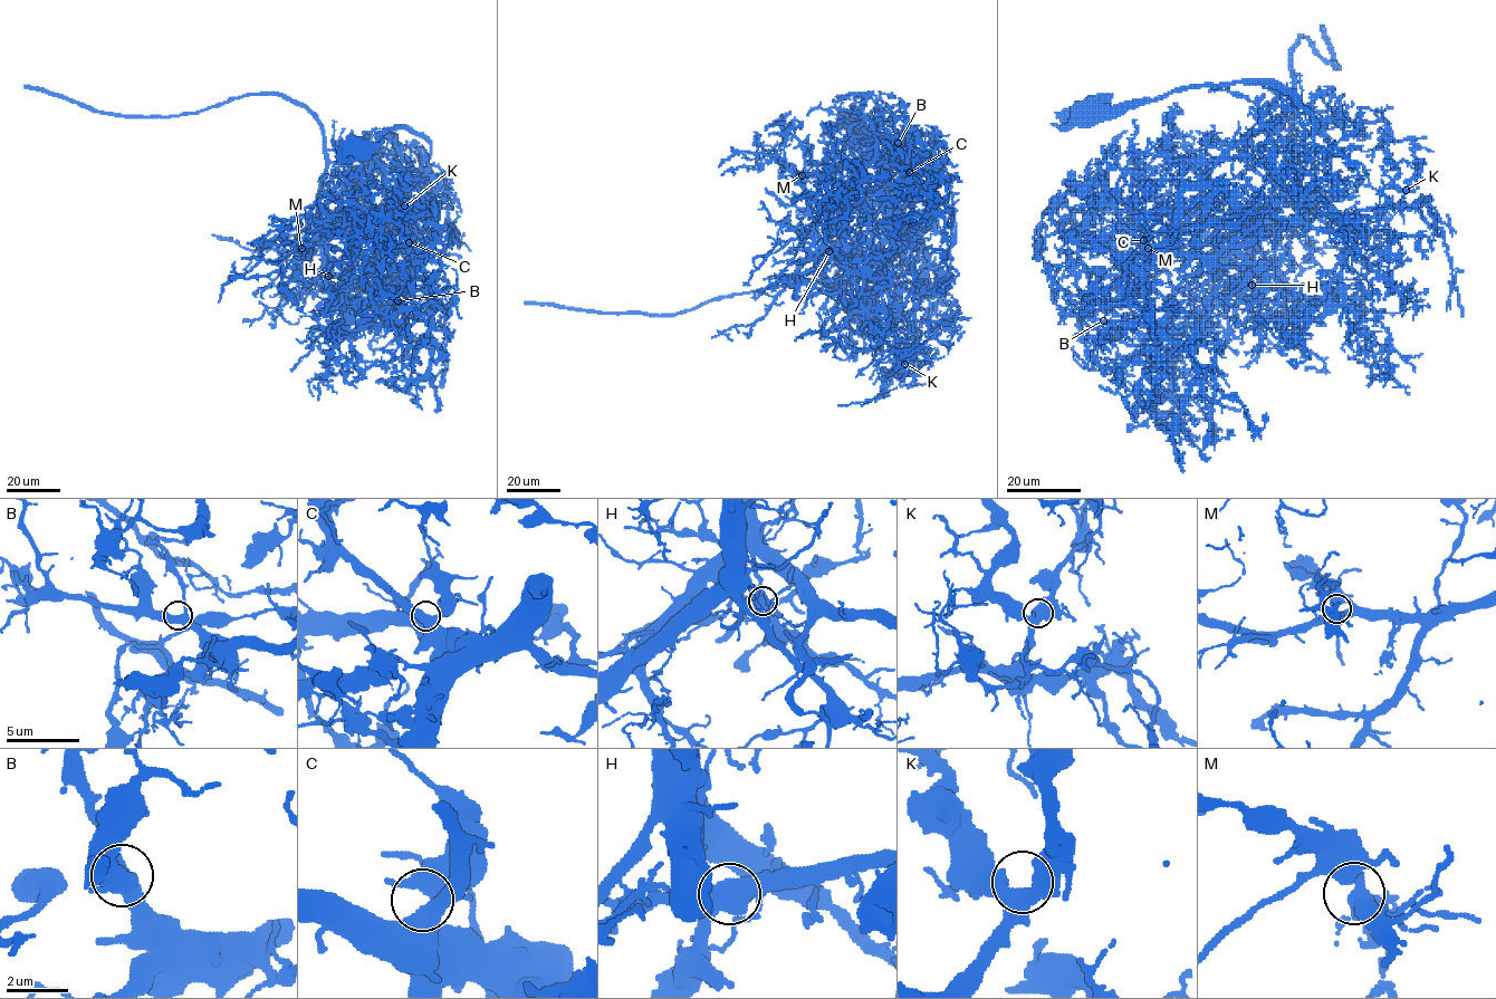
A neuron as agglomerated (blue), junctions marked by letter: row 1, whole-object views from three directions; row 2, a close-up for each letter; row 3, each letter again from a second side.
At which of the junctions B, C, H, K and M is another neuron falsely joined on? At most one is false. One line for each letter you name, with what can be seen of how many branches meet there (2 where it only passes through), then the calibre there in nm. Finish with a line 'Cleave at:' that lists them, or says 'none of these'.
H: Branches: 5. Thickness 650 nm
Cleave at: H

